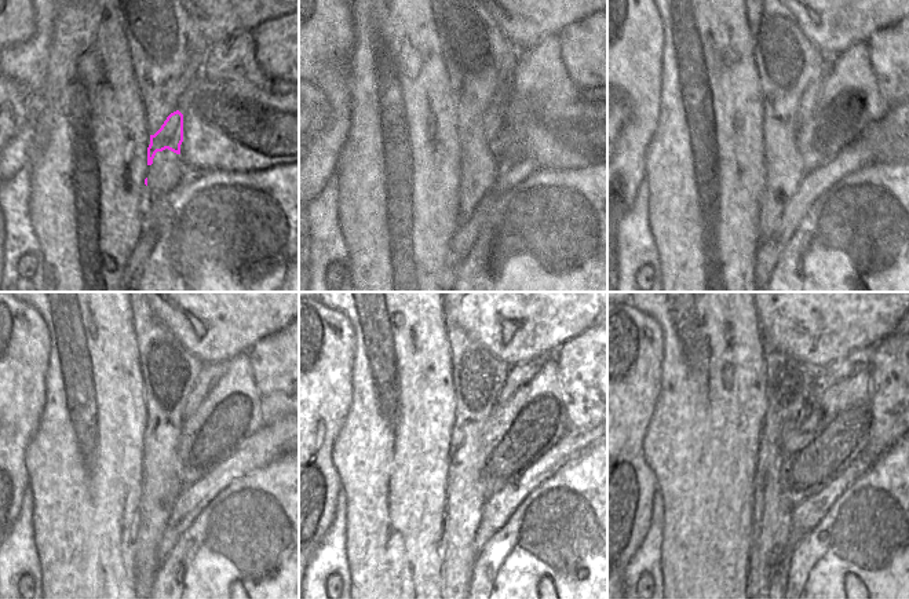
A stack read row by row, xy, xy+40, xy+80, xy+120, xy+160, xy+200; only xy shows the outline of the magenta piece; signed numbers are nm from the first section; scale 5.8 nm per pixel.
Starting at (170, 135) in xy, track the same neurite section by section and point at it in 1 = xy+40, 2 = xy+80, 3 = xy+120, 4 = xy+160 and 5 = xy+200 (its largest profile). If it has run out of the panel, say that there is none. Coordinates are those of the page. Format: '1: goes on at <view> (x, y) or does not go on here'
1: goes on at xy+40 (495, 116)
2: goes on at xy+80 (809, 99)
3: goes on at xy+120 (211, 373)
4: goes on at xy+160 (519, 375)
5: goes on at xy+200 (860, 360)

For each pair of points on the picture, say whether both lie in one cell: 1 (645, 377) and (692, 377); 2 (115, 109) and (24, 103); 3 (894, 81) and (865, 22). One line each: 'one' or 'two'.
1: two
2: two
3: two

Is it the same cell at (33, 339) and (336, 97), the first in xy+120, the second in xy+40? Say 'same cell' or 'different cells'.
same cell

